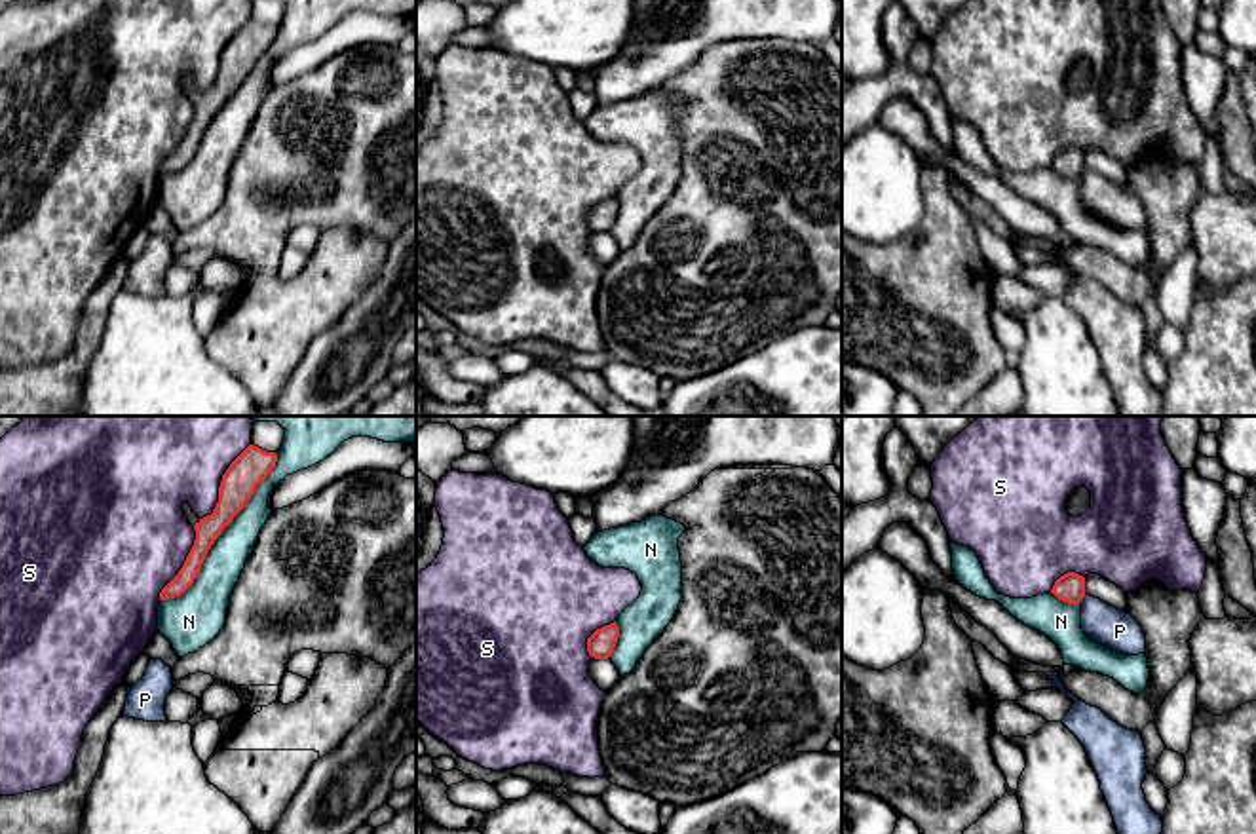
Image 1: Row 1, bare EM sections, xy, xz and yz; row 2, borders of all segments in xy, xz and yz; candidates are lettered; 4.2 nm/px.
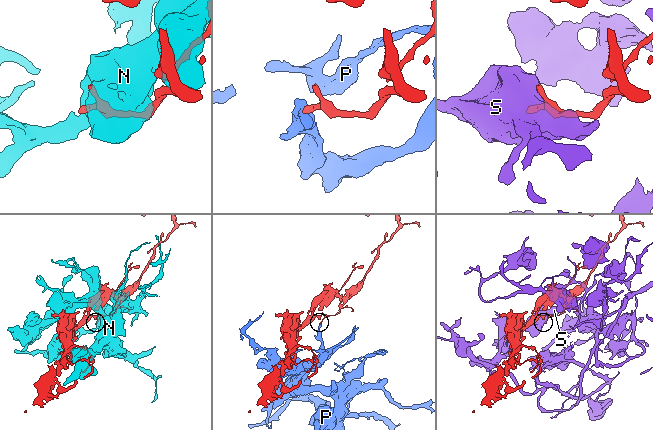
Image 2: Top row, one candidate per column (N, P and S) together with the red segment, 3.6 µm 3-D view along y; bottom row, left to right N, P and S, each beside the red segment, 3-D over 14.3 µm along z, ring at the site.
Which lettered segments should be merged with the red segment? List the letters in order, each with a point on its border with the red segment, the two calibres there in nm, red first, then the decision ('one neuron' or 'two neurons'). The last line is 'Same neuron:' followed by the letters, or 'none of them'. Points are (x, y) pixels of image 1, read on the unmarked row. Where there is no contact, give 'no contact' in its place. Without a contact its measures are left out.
N: xy (221, 107) | 150/170 nm | two neurons
P: yz (1082, 171) | 130/170 nm | two neurons
S: xy (221, 57) | 150/340 nm | two neurons
Same neuron: none of them

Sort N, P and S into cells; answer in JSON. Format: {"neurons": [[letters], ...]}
{"neurons": [["N"], ["P"], ["S"]]}

